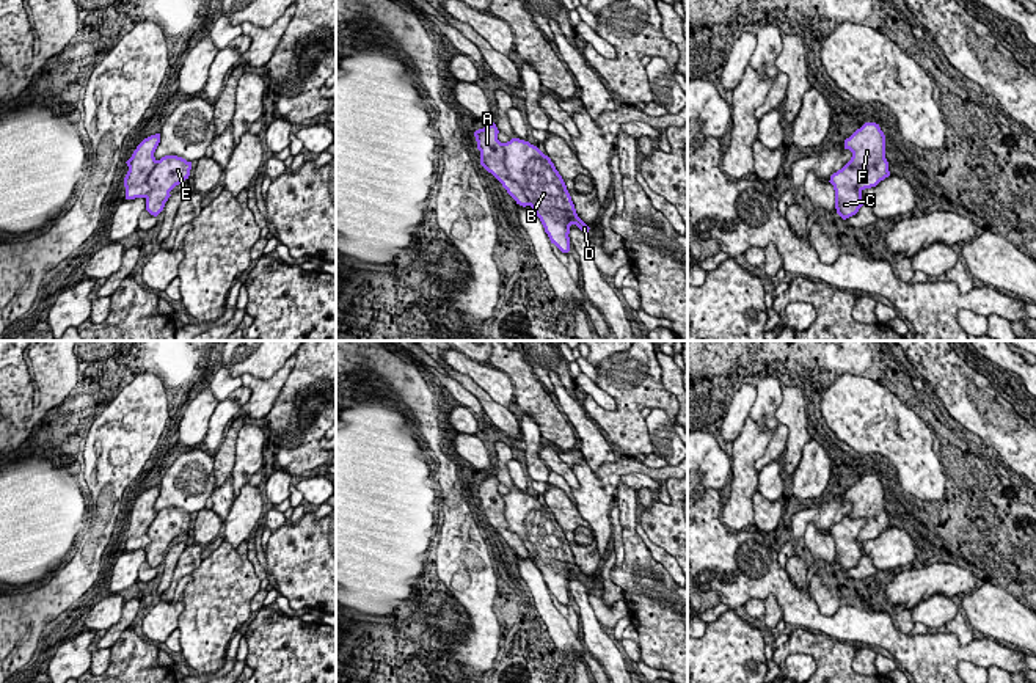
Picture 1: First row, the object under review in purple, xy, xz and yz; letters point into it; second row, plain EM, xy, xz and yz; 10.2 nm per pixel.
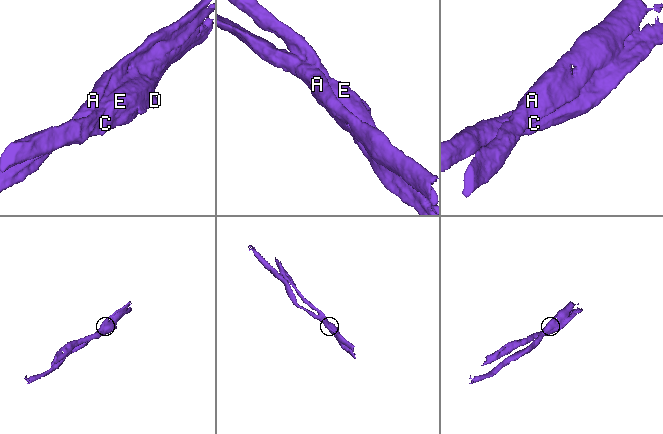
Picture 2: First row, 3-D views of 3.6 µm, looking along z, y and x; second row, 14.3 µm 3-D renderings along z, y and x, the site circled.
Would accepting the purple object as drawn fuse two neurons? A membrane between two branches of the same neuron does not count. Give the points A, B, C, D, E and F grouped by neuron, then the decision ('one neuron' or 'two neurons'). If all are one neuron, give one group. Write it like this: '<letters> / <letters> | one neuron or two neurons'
A F / B C D E | two neurons

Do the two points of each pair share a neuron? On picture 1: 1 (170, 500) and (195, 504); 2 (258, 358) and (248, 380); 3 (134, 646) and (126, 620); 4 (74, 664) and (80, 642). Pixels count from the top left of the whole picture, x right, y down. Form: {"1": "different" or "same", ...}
{"1": "same", "2": "different", "3": "different", "4": "same"}

